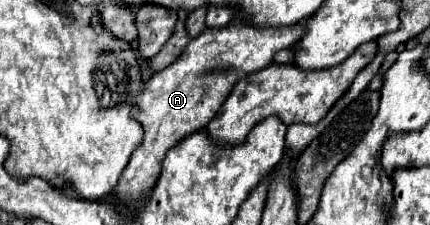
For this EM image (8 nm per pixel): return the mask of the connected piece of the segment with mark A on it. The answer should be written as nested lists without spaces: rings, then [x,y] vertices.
[[[231,20],[225,28],[207,28],[203,34],[193,38],[179,60],[149,78],[145,90],[137,96],[133,116],[143,124],[145,138],[133,152],[131,162],[113,192],[115,198],[133,206],[145,198],[145,192],[159,176],[161,160],[167,150],[201,130],[217,114],[239,78],[269,66],[279,50],[293,46],[305,32],[305,22],[297,22],[297,26],[281,26],[279,30],[251,30],[251,26],[239,26],[239,22]]]

